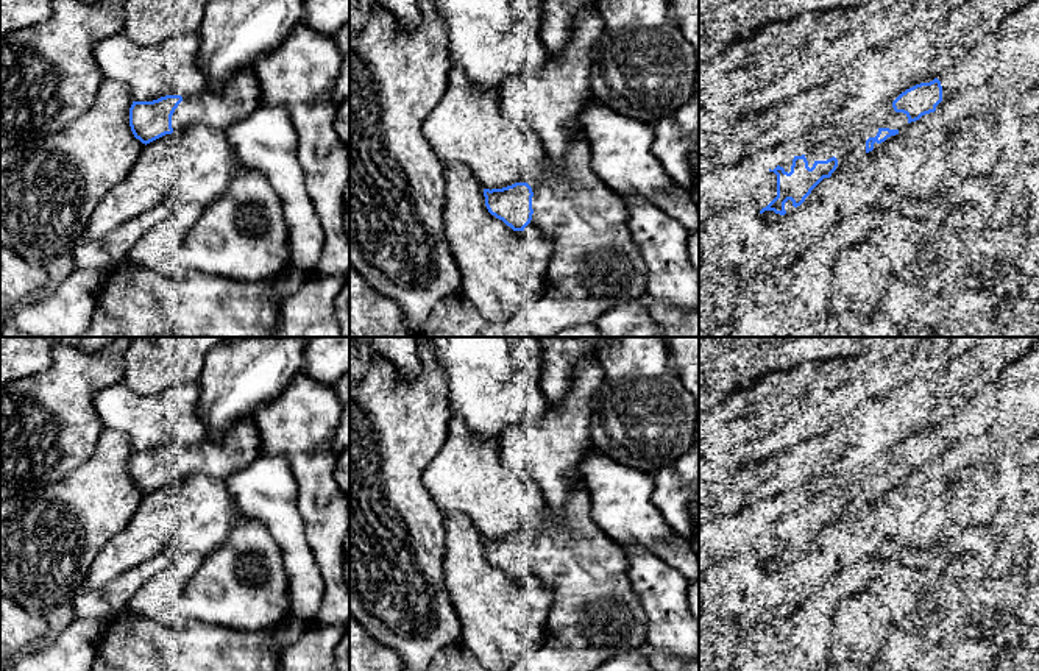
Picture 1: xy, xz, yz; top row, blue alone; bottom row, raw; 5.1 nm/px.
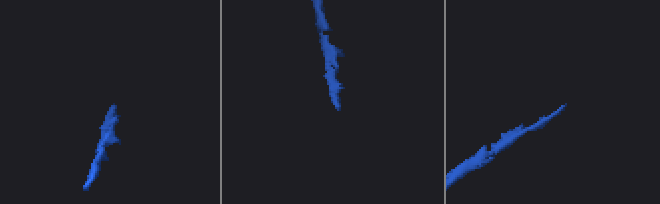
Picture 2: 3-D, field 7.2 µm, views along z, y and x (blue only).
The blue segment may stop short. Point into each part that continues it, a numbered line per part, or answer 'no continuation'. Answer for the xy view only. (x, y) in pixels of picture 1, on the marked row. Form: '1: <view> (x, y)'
1: xy (241, 97)

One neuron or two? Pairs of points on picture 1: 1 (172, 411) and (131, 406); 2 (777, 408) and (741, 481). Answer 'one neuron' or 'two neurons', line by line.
1: one neuron
2: two neurons

